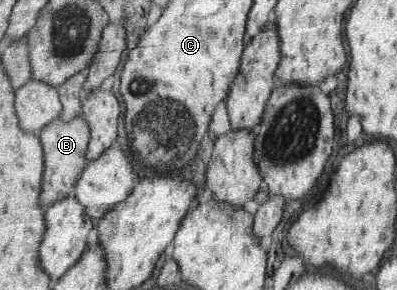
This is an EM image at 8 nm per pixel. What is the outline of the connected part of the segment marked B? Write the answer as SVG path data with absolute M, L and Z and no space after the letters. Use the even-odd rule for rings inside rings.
M82 115L72 121L64 121L60 116L49 123L39 134L45 153L45 172L40 205L47 209L74 192L79 177L88 164L87 151L91 142L91 127Z

